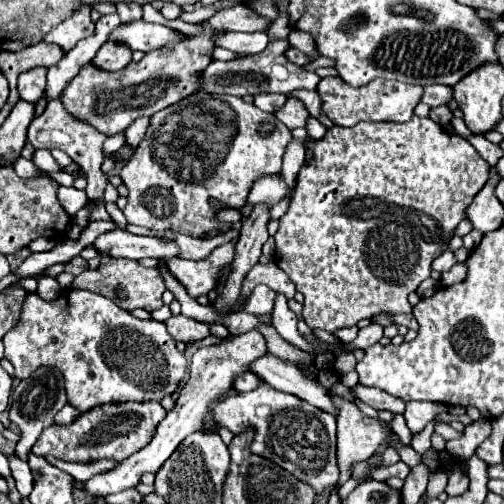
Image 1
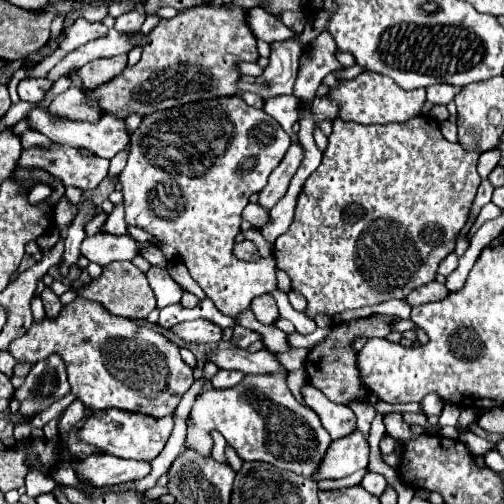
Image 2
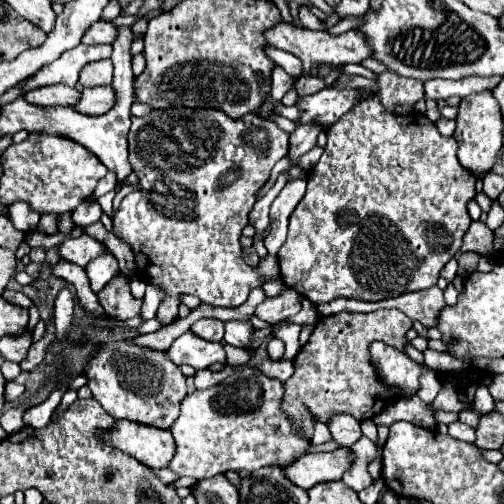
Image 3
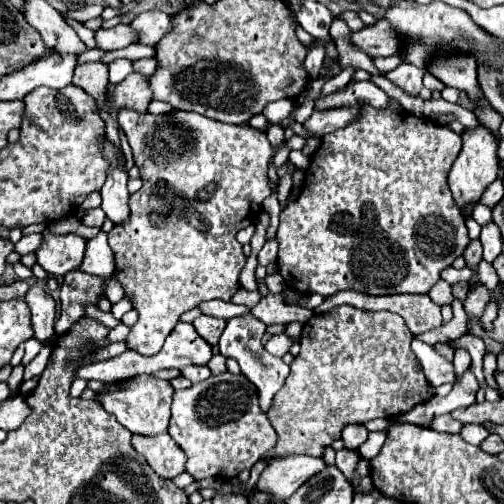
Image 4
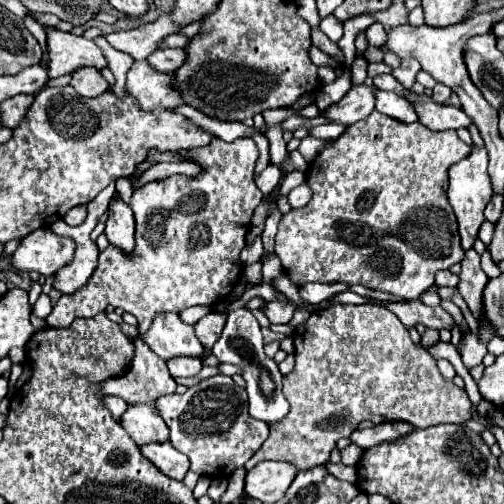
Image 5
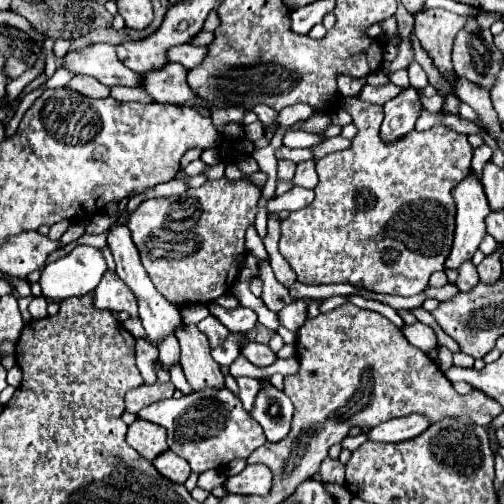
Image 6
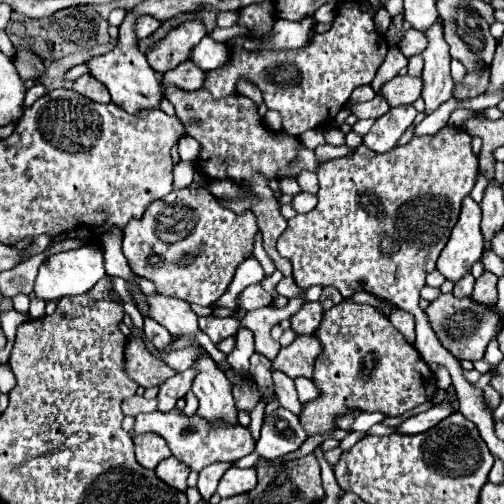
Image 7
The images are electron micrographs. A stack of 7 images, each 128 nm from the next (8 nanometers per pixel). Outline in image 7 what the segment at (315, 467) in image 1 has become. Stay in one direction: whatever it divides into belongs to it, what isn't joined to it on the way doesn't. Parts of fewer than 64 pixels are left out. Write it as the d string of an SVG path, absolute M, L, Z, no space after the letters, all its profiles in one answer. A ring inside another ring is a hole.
M174 408L170 412L154 410L148 414L138 414L134 432L136 434L142 434L142 432L160 434L168 442L174 458L182 460L186 466L190 466L190 470L196 470L196 472L200 472L204 466L210 466L214 462L234 462L246 454L252 454L256 448L256 440L252 438L252 434L246 426L228 424L226 420L208 422L206 418L200 418L198 414L186 416L178 408Z

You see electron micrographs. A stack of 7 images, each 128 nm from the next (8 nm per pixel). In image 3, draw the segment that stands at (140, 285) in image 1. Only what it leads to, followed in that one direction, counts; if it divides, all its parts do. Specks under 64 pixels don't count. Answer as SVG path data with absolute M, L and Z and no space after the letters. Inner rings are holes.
M116 272L114 278L98 292L98 302L108 316L118 320L136 318L144 304L144 300L132 296L130 280L122 272Z

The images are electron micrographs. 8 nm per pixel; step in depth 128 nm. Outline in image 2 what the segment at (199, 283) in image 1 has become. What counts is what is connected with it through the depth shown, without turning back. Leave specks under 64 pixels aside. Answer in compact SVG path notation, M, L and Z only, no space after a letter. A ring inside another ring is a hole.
M242 240L238 244L234 244L234 256L238 256L240 260L258 260L260 254L258 254L258 248L250 242L250 240ZM144 248L144 250L142 250L142 256L144 256L150 264L168 264L166 254L162 254L162 250L158 250L158 248Z

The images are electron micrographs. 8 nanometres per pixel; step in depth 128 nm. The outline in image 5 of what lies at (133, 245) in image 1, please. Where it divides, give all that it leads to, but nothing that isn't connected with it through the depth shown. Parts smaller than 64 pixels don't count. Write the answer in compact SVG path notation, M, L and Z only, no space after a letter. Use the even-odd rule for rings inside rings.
M40 228L28 234L12 254L12 266L18 272L38 272L42 276L56 274L74 260L76 244L54 234L50 228Z

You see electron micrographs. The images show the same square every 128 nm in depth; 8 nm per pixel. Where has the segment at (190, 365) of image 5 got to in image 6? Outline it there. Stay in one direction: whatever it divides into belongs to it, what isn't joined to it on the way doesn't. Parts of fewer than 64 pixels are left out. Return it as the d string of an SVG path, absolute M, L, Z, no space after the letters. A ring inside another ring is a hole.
M164 340L160 346L160 372L158 380L168 382L170 380L170 368L180 362L180 344L178 340Z

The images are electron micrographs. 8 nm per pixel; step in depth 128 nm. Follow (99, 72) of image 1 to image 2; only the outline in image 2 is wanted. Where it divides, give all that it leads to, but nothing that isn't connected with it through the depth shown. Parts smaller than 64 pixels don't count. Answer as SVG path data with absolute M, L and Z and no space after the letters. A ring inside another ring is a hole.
M200 4L190 10L180 12L178 16L170 20L162 20L150 34L148 42L144 44L144 54L136 66L126 66L122 74L112 78L106 84L100 84L96 88L86 90L86 98L94 102L100 110L100 114L114 114L118 120L126 120L130 114L148 116L158 110L166 110L178 104L196 102L196 100L208 100L212 96L232 96L236 94L236 62L256 62L256 38L250 32L250 28L244 22L246 12L236 8L228 10L222 4L210 6Z

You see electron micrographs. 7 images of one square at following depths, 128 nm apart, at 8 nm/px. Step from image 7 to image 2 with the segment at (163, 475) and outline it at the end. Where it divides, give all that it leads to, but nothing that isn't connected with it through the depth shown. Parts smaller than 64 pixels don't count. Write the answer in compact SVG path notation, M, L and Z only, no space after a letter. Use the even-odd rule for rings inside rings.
M112 408L112 410L94 410L92 416L88 416L88 420L84 422L84 426L76 432L76 436L80 442L90 444L104 454L150 462L162 452L172 432L172 426L174 426L172 416L154 418L154 416L140 414L140 412L126 412L126 410Z

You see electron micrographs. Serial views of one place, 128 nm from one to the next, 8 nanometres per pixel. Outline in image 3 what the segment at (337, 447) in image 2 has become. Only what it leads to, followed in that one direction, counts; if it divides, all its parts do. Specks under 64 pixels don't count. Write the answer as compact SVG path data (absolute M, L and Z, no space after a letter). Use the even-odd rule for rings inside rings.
M346 446L336 448L334 452L314 452L304 456L304 460L296 460L292 468L286 468L286 476L300 488L312 488L322 482L342 480L344 472L348 472L354 464L354 452Z

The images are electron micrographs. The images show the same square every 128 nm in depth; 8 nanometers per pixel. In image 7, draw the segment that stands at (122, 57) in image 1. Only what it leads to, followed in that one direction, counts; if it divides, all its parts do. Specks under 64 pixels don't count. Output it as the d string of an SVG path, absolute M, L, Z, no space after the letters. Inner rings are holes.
M84 74L84 76L76 78L74 84L72 84L72 88L74 88L78 94L82 94L82 96L94 100L94 102L110 102L110 92L108 92L108 88L104 88L104 84L100 84L100 82L98 82L94 76L90 76L90 74Z

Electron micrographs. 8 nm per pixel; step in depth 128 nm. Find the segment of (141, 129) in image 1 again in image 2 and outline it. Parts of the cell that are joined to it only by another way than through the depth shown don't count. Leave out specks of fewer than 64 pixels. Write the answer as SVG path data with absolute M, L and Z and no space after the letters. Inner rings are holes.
M130 144L124 148L124 152L118 152L112 160L110 160L110 178L118 176L122 172L122 168L126 166L126 160L128 160L128 154L130 154Z

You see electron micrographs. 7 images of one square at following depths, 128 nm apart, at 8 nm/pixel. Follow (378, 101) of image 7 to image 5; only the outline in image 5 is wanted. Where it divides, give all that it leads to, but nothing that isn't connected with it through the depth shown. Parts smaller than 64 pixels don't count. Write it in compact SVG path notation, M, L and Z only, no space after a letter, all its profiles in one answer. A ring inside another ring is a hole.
M372 112L366 120L360 120L360 124L352 124L344 130L342 136L338 136L336 140L330 140L322 152L310 162L310 170L306 176L306 184L312 188L312 200L302 206L302 208L294 208L288 214L284 214L280 226L278 226L278 234L276 234L276 244L274 250L282 262L282 268L286 270L286 275L298 287L307 283L334 284L334 282L344 282L344 284L364 284L370 290L382 290L394 296L420 296L426 288L430 288L434 284L434 274L438 270L446 270L452 264L460 262L464 258L464 248L460 242L460 234L458 234L458 222L456 216L452 212L452 206L446 200L446 186L448 186L448 168L462 160L464 156L468 156L470 146L466 146L454 130L442 130L442 132L434 132L430 128L426 128L420 122L412 122L412 124L404 124L400 120L394 120L386 114L380 112ZM356 228L364 230L364 236L356 234ZM364 238L364 240L362 240Z

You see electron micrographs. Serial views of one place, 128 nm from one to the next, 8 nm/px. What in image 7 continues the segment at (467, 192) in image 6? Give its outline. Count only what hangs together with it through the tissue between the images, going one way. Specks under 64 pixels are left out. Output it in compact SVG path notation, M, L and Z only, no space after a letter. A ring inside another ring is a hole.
M466 196L462 202L460 218L450 234L446 248L438 258L438 270L452 282L458 282L472 264L480 260L484 250L484 234L480 230L482 208L472 196Z

